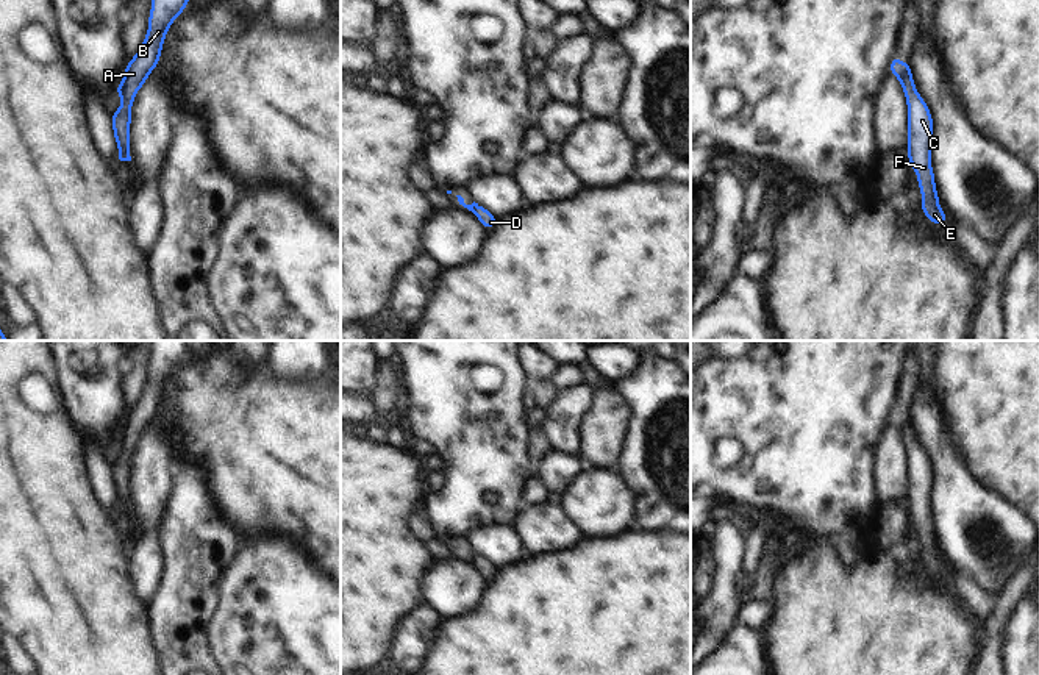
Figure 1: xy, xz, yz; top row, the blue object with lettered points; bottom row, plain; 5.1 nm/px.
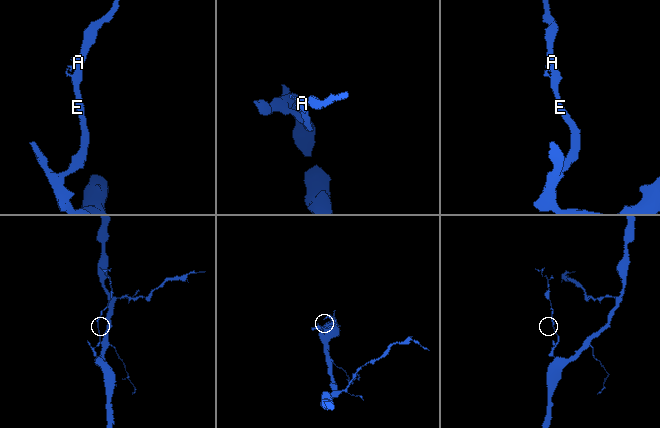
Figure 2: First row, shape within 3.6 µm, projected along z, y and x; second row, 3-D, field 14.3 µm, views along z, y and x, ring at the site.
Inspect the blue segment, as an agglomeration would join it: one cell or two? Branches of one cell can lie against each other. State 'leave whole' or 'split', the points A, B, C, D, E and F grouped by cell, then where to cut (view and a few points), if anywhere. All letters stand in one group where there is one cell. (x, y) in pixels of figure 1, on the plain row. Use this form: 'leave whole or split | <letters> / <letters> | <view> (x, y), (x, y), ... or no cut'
leave whole | A B C D E F | no cut

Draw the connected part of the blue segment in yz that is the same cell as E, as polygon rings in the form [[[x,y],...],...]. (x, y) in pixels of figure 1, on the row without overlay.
[[[897,405],[891,408],[889,422],[900,430],[908,456],[908,511],[919,530],[922,562],[933,575],[948,573],[939,556],[939,545],[931,517],[933,466],[927,452],[916,439],[909,411],[902,412]]]

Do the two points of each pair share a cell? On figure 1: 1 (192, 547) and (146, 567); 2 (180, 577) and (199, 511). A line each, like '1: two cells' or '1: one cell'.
1: two cells
2: one cell

